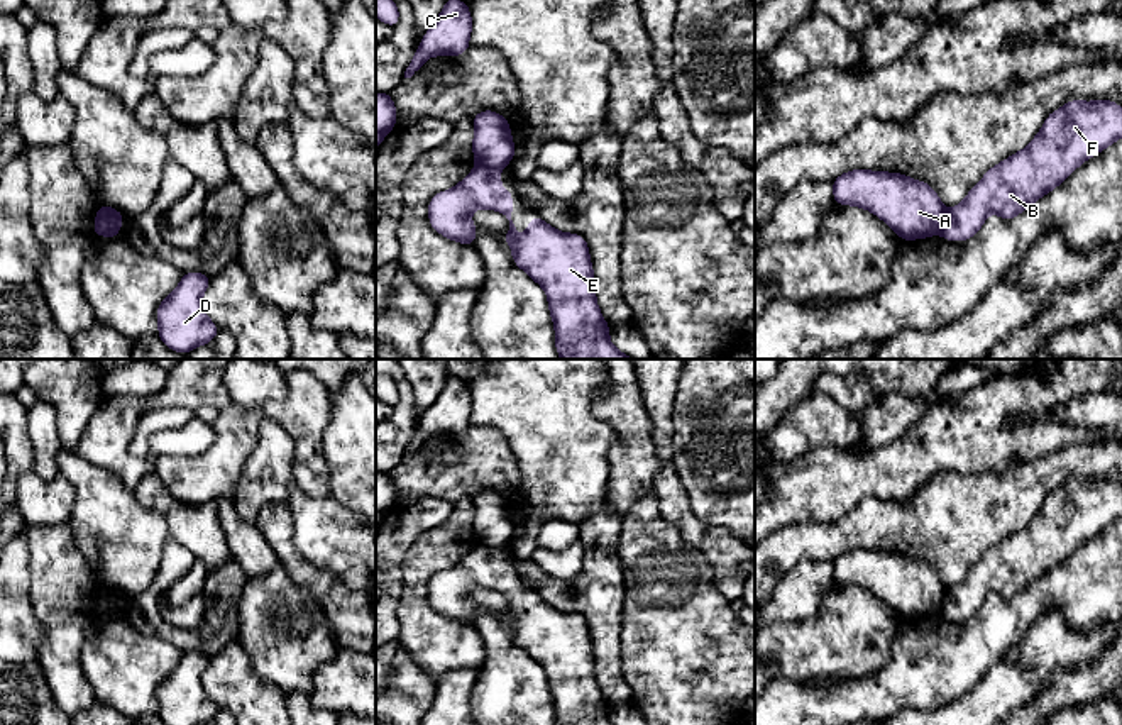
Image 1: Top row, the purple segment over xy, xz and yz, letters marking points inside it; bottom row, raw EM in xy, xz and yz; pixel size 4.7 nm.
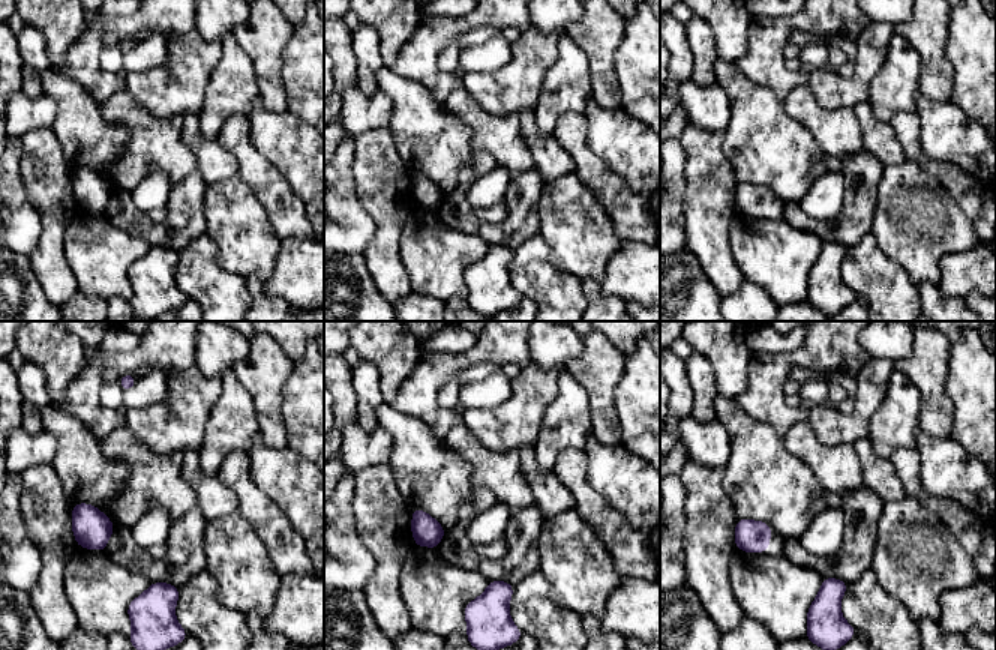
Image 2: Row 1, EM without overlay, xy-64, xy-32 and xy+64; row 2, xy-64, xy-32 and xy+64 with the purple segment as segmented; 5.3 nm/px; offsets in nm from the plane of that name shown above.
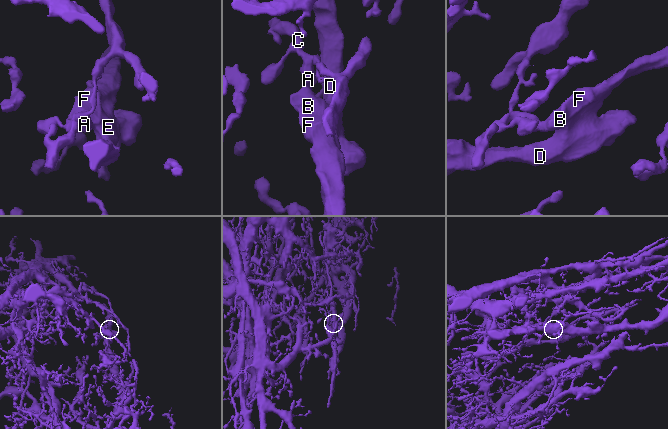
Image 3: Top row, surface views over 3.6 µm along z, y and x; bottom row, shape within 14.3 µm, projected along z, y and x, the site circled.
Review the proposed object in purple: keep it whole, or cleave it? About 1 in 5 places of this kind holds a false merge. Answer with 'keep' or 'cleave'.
cleave

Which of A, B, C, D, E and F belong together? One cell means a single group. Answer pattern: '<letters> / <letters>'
A C / B D E F

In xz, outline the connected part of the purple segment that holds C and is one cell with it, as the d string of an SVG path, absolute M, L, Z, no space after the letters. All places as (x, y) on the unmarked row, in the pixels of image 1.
M448 374L438 398L420 420L418 430L404 451L404 457L411 457L430 435L464 434L470 427L470 412L472 398L467 383Z

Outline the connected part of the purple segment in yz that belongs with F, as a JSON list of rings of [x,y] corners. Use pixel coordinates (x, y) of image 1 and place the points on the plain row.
[[[1068,481],[1048,495],[1027,527],[990,547],[960,584],[944,591],[939,613],[963,622],[982,608],[992,591],[1012,600],[1119,518],[1119,483]]]

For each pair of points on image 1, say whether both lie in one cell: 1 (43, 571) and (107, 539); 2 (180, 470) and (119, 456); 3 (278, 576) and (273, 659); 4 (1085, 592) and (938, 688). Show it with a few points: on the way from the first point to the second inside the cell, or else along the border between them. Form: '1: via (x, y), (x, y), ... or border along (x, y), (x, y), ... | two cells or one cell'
1: border along (66, 522), (75, 546), (100, 583) | two cells
2: border along (153, 459), (156, 471) | two cells
3: via (274, 597), (264, 615), (273, 639) | one cell
4: via (1048, 593), (1004, 622), (975, 651) | one cell

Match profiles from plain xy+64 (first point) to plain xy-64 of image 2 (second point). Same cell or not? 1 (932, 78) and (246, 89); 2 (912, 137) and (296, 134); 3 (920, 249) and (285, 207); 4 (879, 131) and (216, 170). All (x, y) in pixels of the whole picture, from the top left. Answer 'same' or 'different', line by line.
1: different
2: different
3: different
4: same

